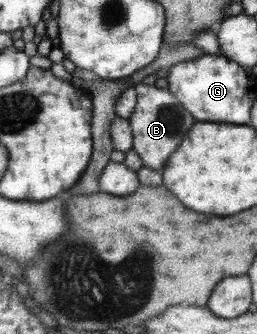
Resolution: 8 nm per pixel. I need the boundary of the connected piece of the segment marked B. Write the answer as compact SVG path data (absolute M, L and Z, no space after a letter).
M153 85L135 86L137 91L137 101L131 117L132 133L135 135L132 149L143 160L145 167L150 167L156 171L161 171L169 159L169 155L179 147L181 139L189 133L197 121L189 110L181 105L180 99L171 95L171 91L166 88L157 89Z

